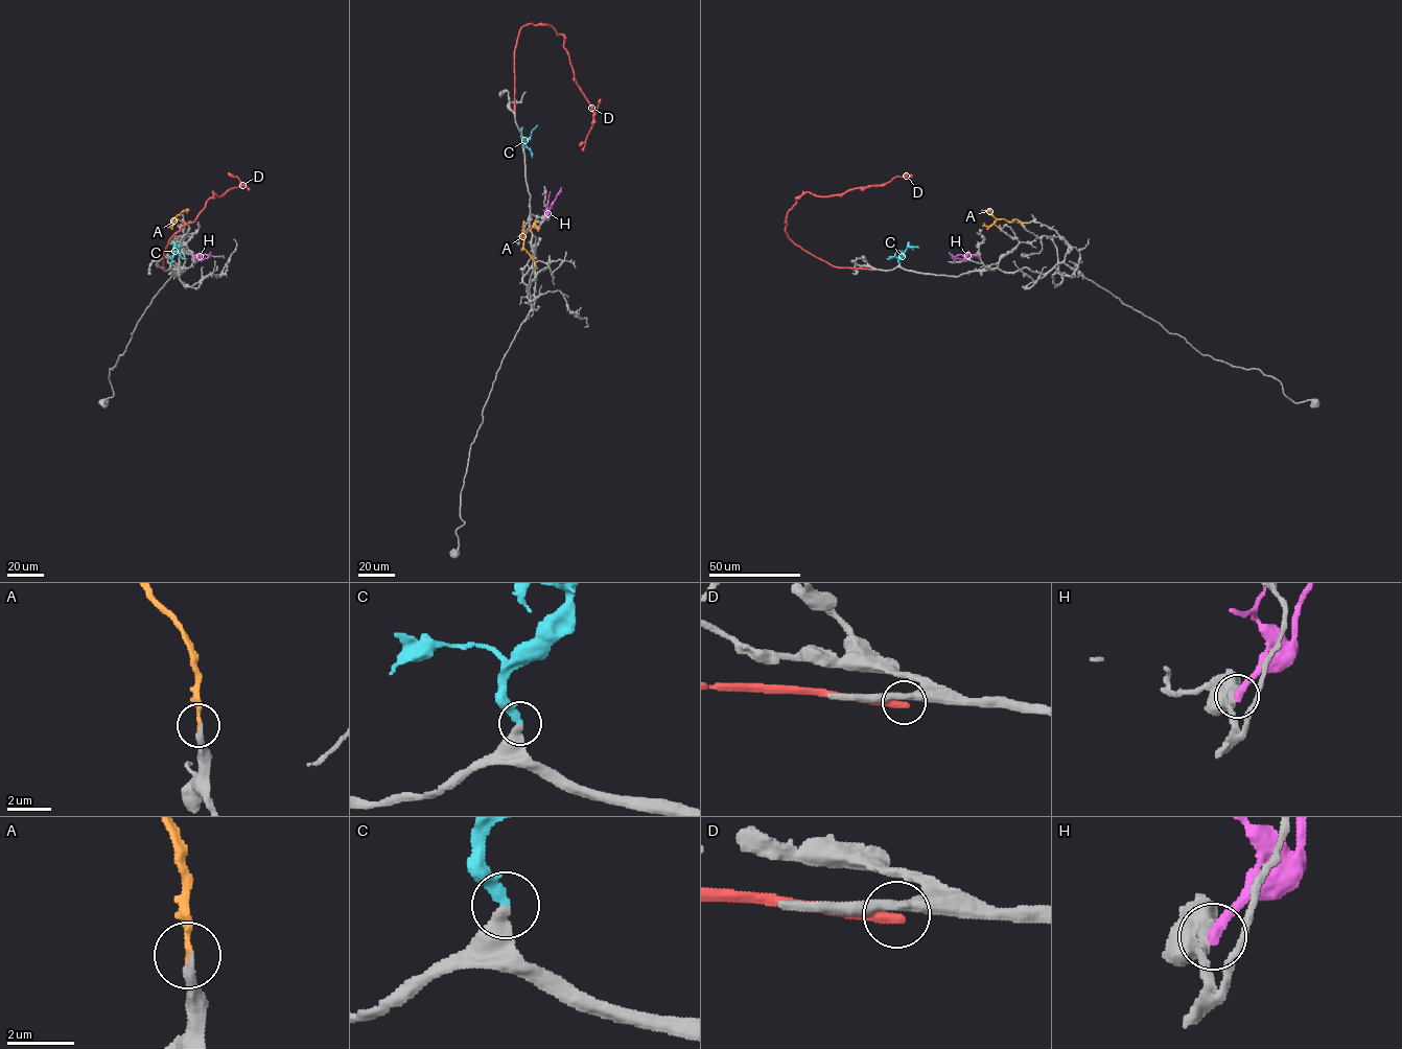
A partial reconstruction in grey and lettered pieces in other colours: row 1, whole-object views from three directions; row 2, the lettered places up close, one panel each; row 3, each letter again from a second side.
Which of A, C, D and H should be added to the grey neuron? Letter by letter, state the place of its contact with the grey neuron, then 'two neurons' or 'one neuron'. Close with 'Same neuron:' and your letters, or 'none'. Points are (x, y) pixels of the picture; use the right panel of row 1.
A: meets grey at (1028, 223); one neuron
C: meets grey at (900, 263); one neuron
D: meets grey at (872, 270); two neurons
H: meets grey at (979, 257); two neurons
Same neuron: A, C

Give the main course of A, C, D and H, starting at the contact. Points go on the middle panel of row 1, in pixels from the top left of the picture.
A: (534, 267), (534, 261), (522, 246), (524, 235), (534, 225), (537, 231)
C: (521, 138), (524, 142), (537, 125)
D: (514, 110), (514, 50), (518, 31), (531, 23), (551, 25), (563, 36), (575, 82), (592, 113), (582, 150)
H: (544, 217), (561, 187)

